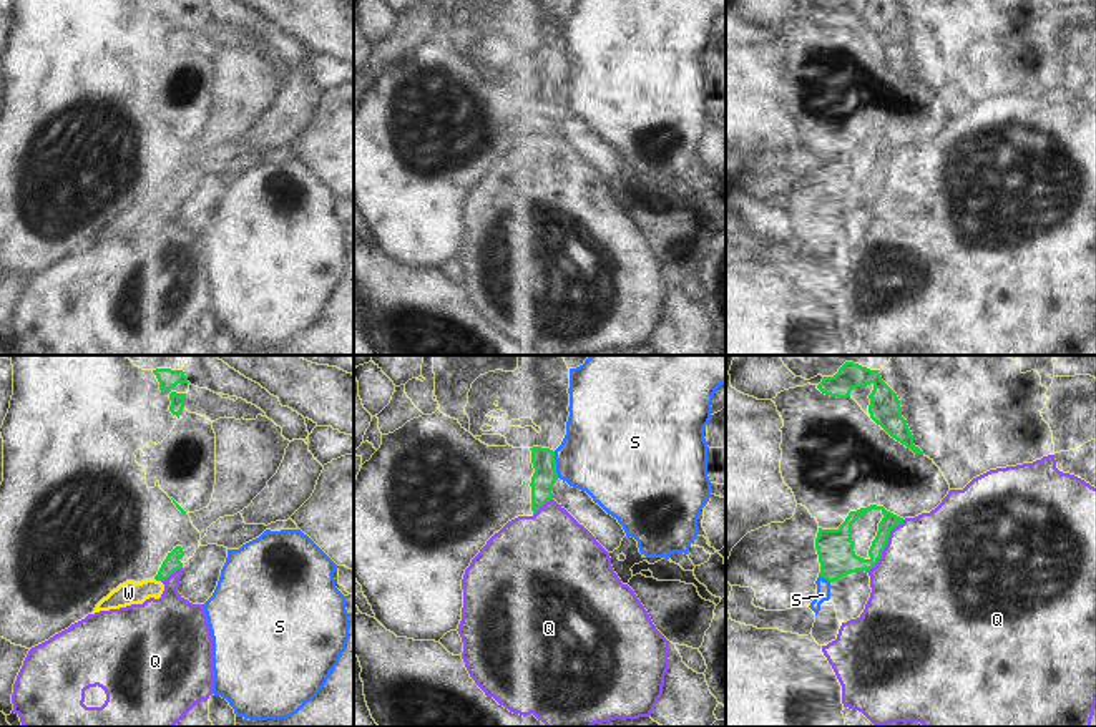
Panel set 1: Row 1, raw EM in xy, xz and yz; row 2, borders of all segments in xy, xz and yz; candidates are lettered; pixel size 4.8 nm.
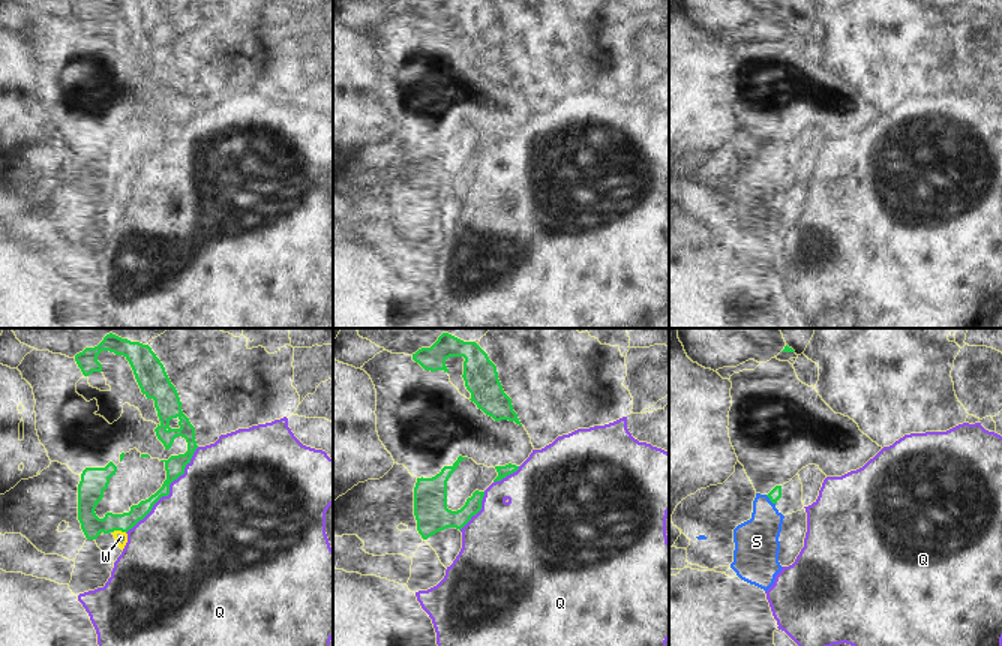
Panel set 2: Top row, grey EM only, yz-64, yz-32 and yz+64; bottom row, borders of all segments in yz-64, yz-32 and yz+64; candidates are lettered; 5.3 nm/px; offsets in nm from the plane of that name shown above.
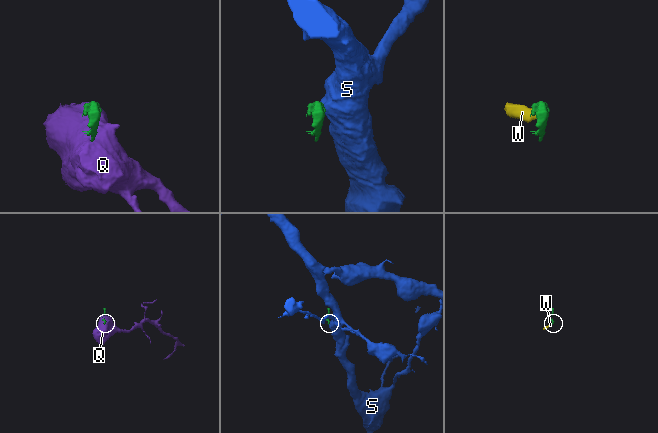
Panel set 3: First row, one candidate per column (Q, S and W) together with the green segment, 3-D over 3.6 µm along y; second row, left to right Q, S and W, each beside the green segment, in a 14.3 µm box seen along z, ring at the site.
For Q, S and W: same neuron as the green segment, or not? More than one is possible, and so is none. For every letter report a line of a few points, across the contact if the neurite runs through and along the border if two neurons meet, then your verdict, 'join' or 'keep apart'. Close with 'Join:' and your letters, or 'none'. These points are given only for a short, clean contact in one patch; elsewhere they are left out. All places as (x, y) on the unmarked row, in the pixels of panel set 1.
Q: keep apart
S: xz (553, 80), (558, 105) | keep apart
W: xy (171, 191), (158, 208), (146, 218), (128, 221) | join
Join: W

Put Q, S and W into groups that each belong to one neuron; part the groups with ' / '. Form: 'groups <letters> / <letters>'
groups Q / S / W

